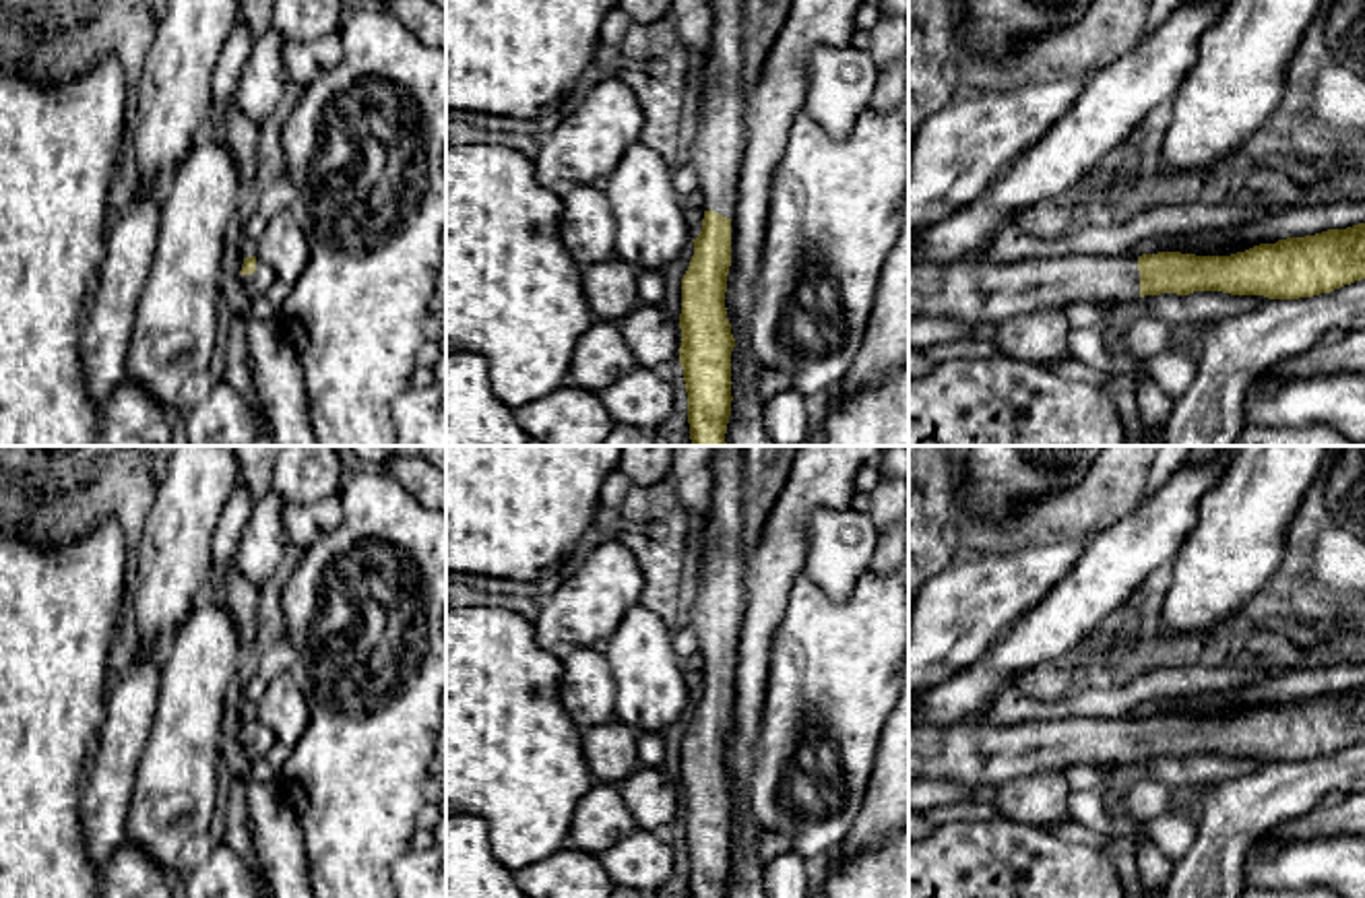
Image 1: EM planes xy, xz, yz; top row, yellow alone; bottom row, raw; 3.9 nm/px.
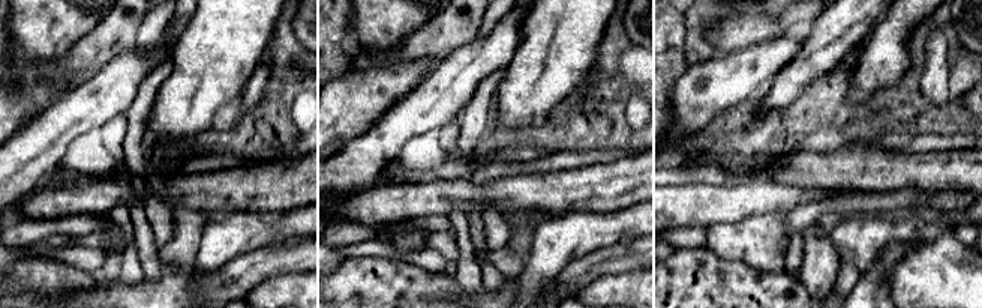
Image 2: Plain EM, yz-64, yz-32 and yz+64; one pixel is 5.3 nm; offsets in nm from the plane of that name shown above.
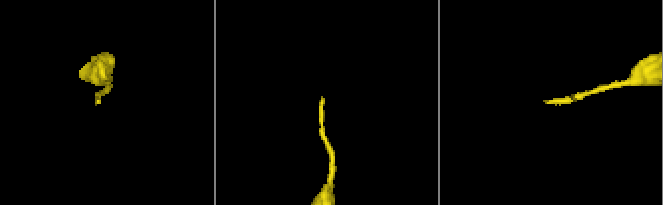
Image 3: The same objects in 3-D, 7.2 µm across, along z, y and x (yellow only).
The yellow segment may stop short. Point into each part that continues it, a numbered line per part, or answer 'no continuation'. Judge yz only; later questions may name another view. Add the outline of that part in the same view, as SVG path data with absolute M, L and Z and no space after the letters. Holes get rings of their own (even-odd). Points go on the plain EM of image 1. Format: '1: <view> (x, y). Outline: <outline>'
1: yz (971, 754). Outline: M1128 716L909 729L909 782L954 780L969 787L999 787L1074 764L1119 766L1138 760L1138 720Z

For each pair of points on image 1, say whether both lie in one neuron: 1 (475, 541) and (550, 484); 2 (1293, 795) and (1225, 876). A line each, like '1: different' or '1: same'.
1: same
2: same

